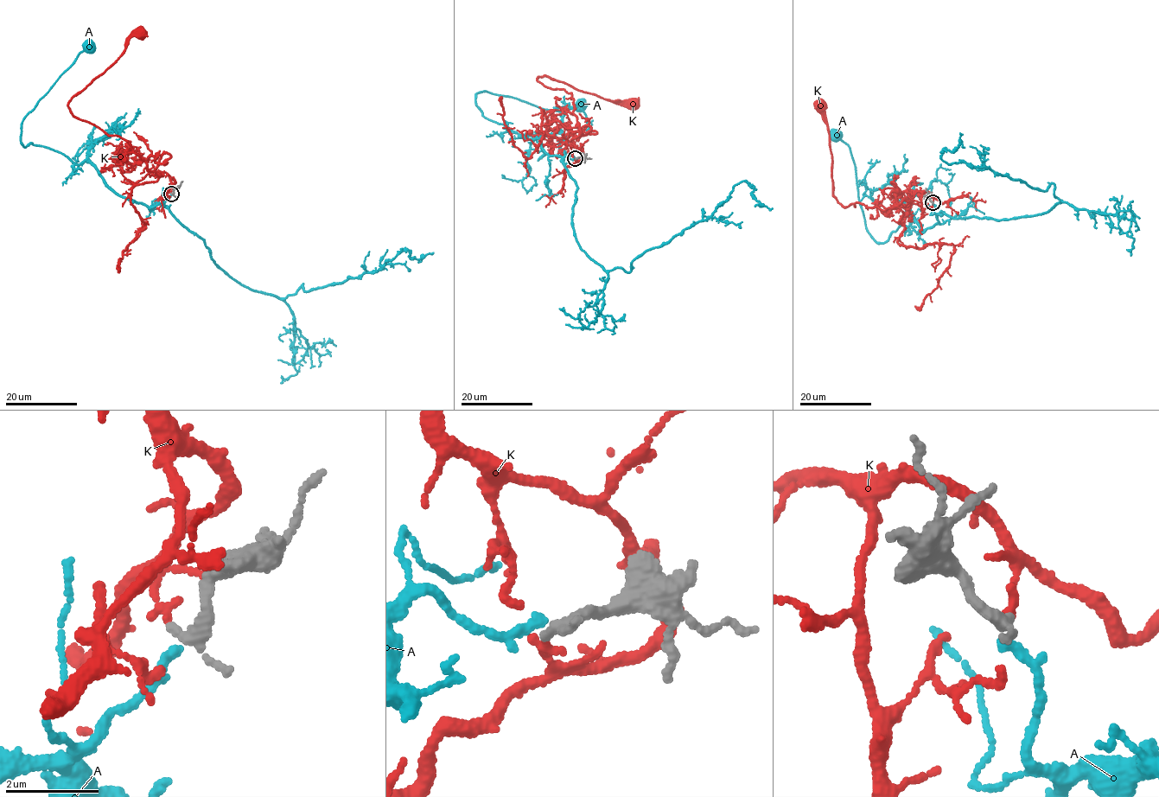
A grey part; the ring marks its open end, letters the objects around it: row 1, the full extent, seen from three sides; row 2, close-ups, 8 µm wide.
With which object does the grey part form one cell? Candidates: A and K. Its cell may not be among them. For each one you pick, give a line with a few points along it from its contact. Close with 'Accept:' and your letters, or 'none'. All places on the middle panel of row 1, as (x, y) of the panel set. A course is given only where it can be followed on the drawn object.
A: it runs (576, 157), (548, 154), (539, 140), (489, 119), (475, 96), (487, 92), (563, 111), (582, 104)
Accept: A

